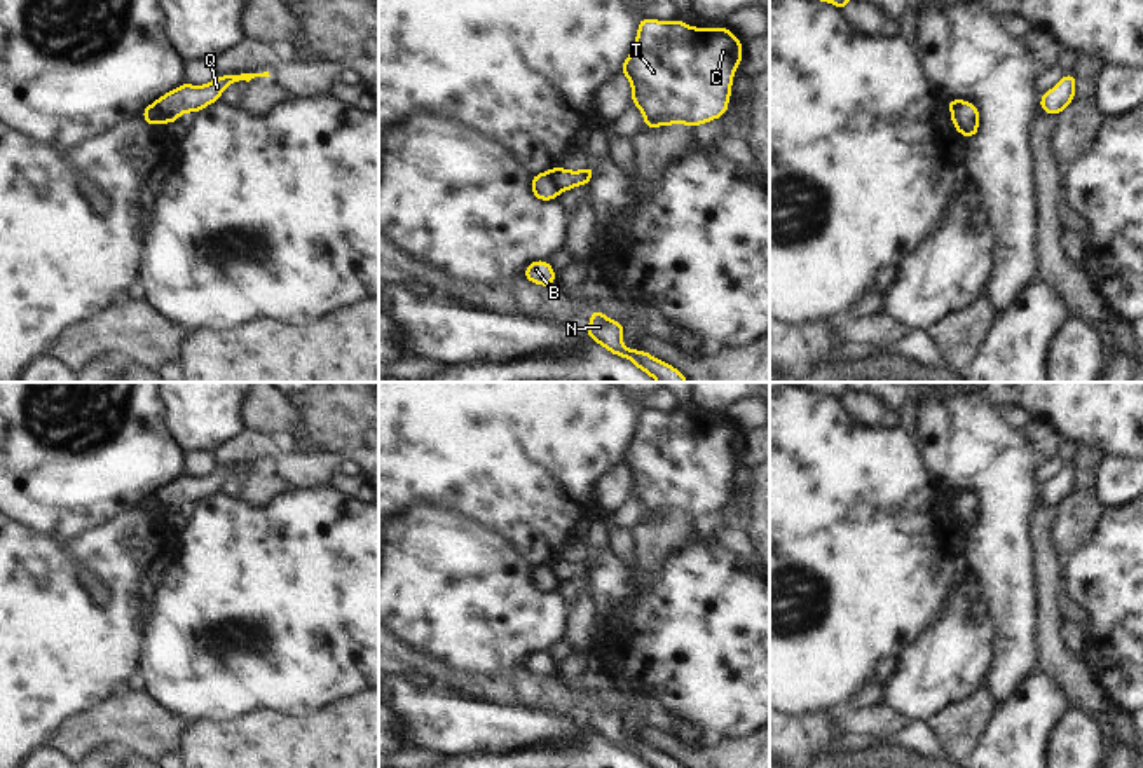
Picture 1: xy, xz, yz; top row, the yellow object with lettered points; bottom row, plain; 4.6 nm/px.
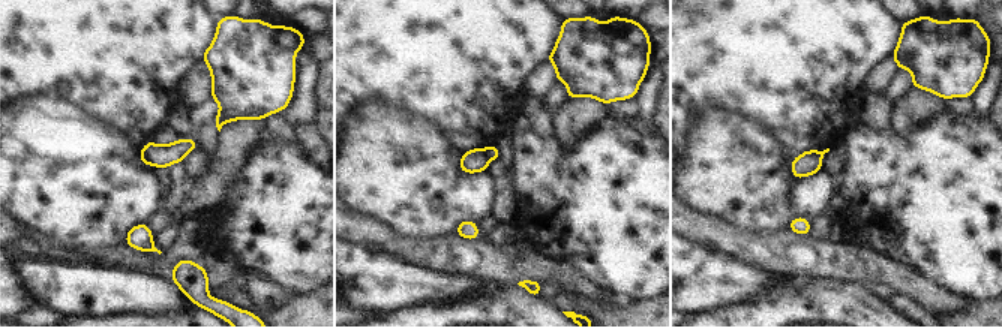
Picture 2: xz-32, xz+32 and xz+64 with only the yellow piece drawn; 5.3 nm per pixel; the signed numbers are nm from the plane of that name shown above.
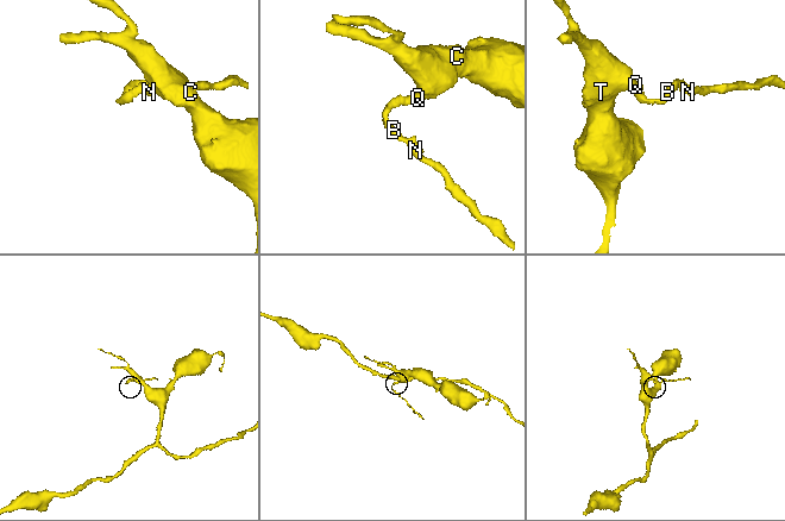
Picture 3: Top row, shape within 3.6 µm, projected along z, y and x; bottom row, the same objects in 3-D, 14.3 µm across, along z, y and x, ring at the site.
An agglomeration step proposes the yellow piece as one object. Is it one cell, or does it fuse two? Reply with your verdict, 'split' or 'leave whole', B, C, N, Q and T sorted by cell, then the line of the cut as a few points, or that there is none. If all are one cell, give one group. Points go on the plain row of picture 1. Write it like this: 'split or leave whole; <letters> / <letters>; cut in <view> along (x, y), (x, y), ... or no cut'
split; B N / C Q T; cut in xz along (547, 562), (559, 582)

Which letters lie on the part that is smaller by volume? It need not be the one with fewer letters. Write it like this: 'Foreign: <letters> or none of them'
Foreign: B, N

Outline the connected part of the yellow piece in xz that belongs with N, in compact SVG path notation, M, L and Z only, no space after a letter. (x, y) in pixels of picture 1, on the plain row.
M593 700L586 726L599 733L604 740L611 742L614 747L630 751L649 768L686 768L675 758L651 747L647 742L626 740L621 733L625 721L626 719L623 714L609 710L602 702Z

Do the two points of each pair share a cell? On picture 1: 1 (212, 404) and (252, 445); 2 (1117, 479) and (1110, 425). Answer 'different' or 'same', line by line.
1: different
2: different

